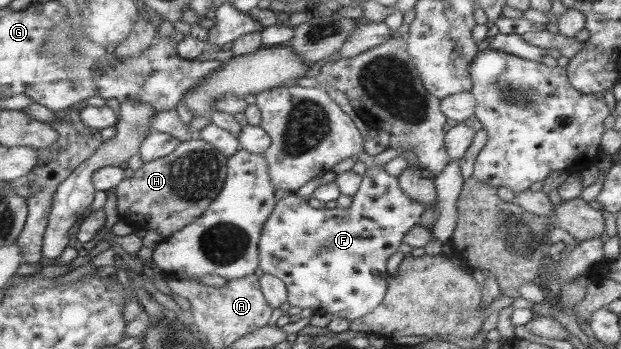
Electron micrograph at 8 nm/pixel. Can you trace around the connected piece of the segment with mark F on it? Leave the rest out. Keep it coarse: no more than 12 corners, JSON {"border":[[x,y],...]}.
{"border":[[381,165],[349,207],[291,192],[258,267],[290,306],[350,322],[424,205]]}

